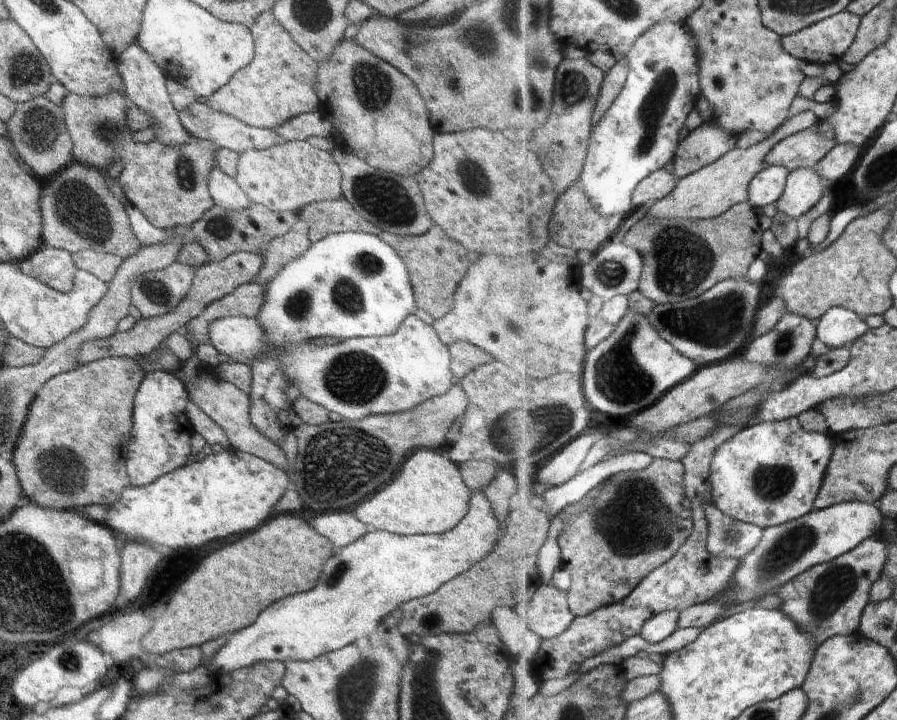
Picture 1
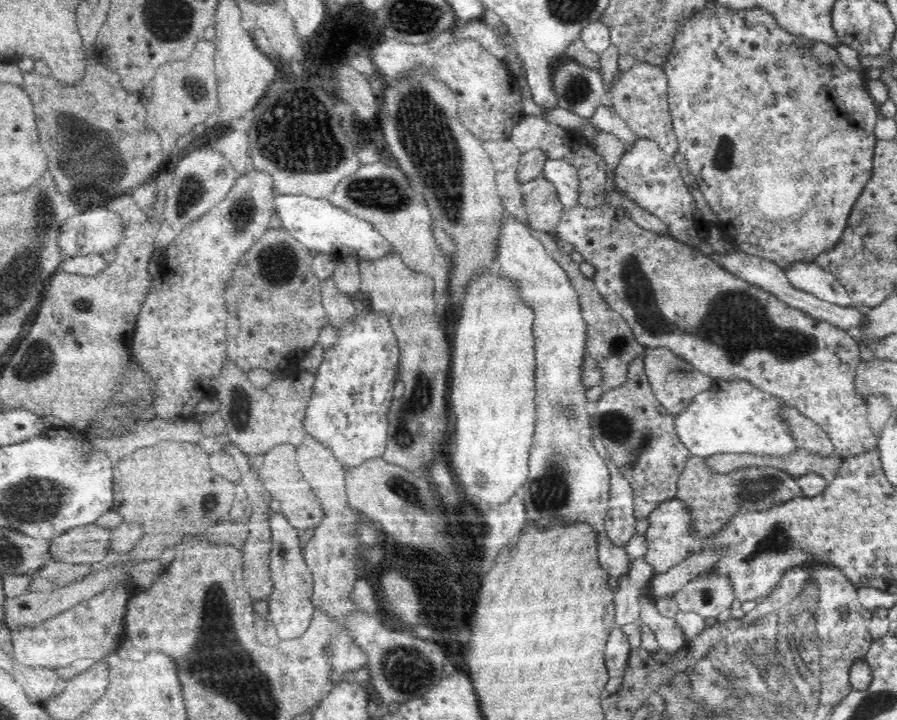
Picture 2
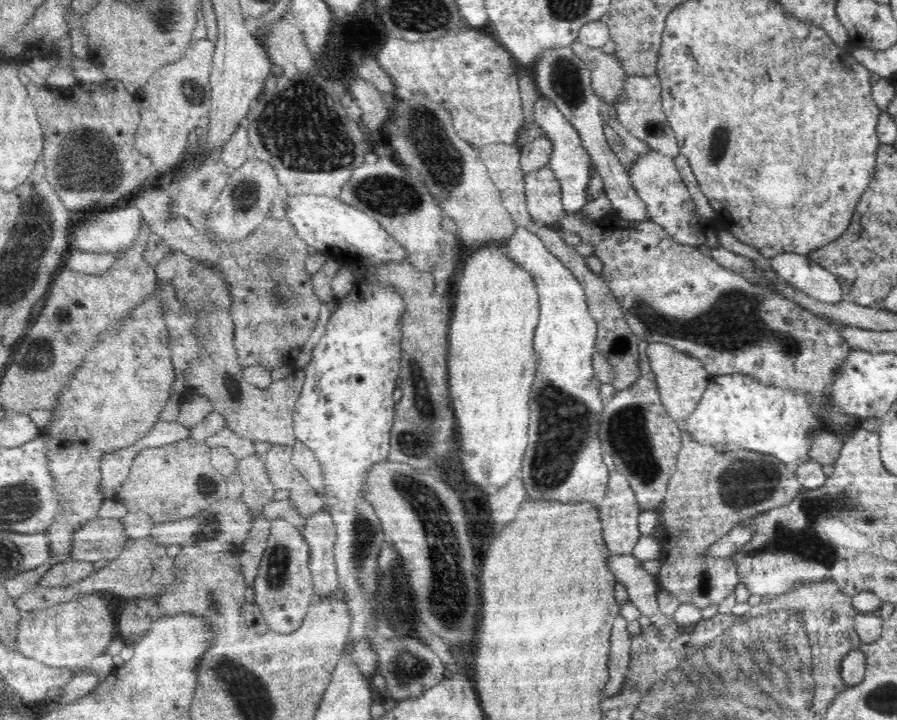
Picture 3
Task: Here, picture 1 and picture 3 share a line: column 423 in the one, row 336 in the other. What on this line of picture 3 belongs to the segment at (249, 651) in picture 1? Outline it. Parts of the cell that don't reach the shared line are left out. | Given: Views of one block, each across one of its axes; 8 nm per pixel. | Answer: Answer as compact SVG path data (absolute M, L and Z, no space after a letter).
M517 227L504 244L508 258L534 276L536 291L540 296L540 324L533 338L537 369L529 396L528 448L522 462L522 480L526 492L532 500L560 500L570 502L570 505L580 502L599 508L606 496L609 471L602 460L601 442L597 433L598 422L604 410L604 400L600 396L601 382L594 377L592 366L597 326L588 311L584 287L564 263L545 247L542 239L528 229Z

